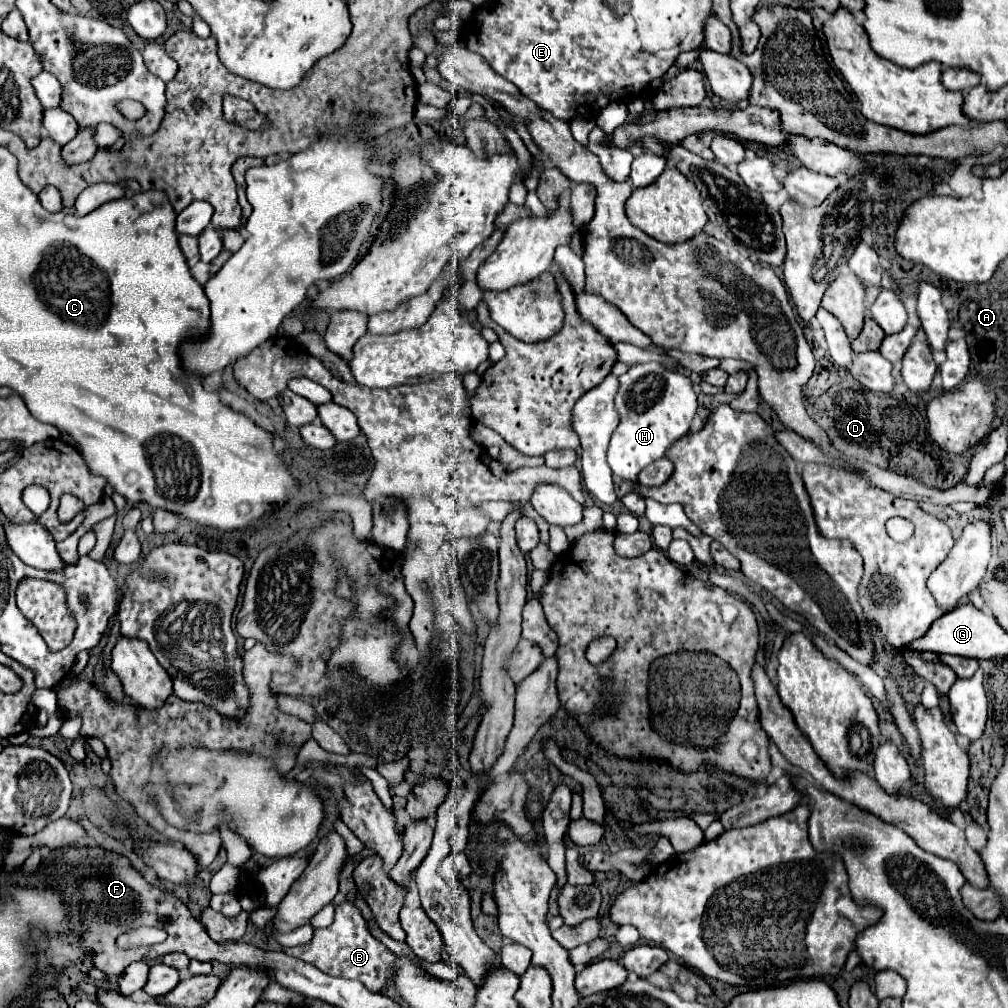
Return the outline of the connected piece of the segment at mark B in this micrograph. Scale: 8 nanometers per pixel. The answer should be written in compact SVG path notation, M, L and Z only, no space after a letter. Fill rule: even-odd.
M351 903L337 905L335 921L333 925L325 929L315 929L313 939L299 947L283 947L283 951L291 957L299 957L303 961L309 961L323 973L343 977L343 979L357 979L361 981L369 991L381 991L387 987L387 983L393 981L395 975L395 961L397 957L381 943L377 941L369 929L365 919L361 917L359 909Z

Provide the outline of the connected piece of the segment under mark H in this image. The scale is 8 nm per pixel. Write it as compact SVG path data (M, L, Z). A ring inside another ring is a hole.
M659 363L633 365L619 377L615 409L619 413L619 425L611 435L607 463L615 477L637 483L643 467L661 459L671 443L687 435L697 411L697 395L691 379L679 371L671 371Z

